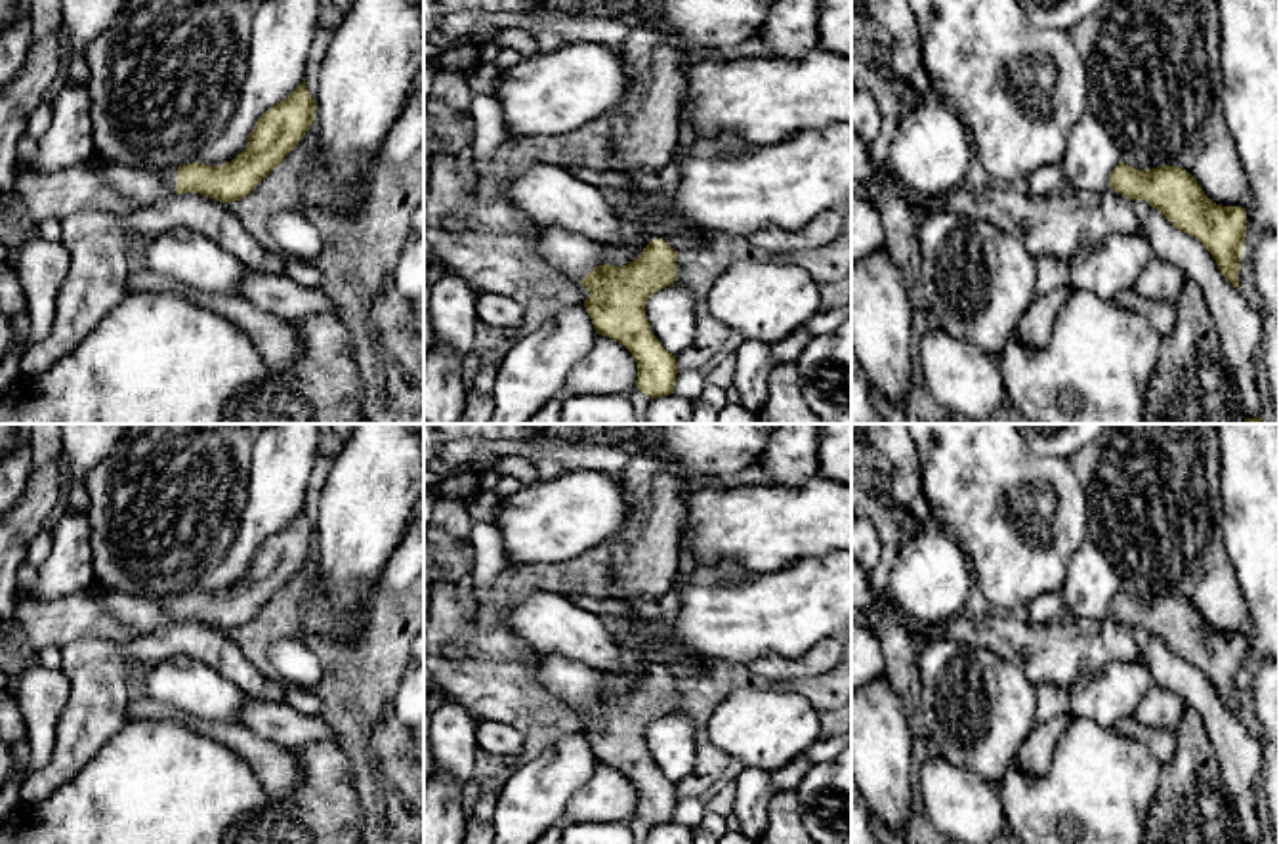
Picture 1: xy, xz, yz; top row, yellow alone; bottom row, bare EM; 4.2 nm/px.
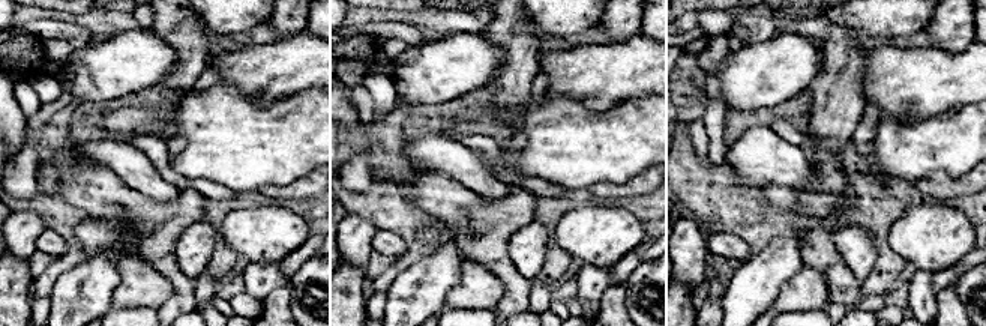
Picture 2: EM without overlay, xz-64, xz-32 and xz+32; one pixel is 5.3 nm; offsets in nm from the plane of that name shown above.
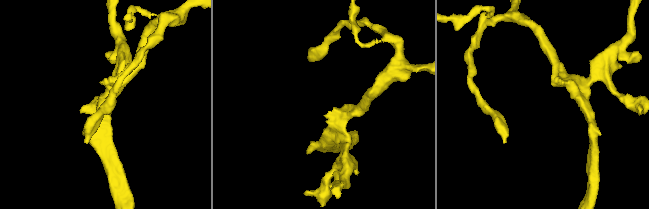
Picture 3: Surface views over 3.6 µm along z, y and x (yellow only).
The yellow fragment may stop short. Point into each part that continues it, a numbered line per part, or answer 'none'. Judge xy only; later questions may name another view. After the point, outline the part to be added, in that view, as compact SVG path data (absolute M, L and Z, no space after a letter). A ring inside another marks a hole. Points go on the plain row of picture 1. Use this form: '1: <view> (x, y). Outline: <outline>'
1: xy (146, 615). Outline: M94 586L101 605L122 624L137 634L151 634L170 622L176 622L178 594L158 600L120 592L107 592Z

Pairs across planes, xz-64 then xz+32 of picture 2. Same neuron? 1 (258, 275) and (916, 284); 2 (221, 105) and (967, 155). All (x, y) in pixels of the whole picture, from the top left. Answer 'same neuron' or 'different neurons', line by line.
1: same neuron
2: same neuron

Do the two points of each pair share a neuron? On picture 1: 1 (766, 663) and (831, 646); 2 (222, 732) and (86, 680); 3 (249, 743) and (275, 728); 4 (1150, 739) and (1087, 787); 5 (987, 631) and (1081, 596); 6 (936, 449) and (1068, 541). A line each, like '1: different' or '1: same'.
1: same
2: different
3: different
4: different
5: different
6: same

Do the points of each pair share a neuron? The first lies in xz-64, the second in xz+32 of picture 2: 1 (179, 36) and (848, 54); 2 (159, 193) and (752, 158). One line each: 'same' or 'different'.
1: same
2: same

